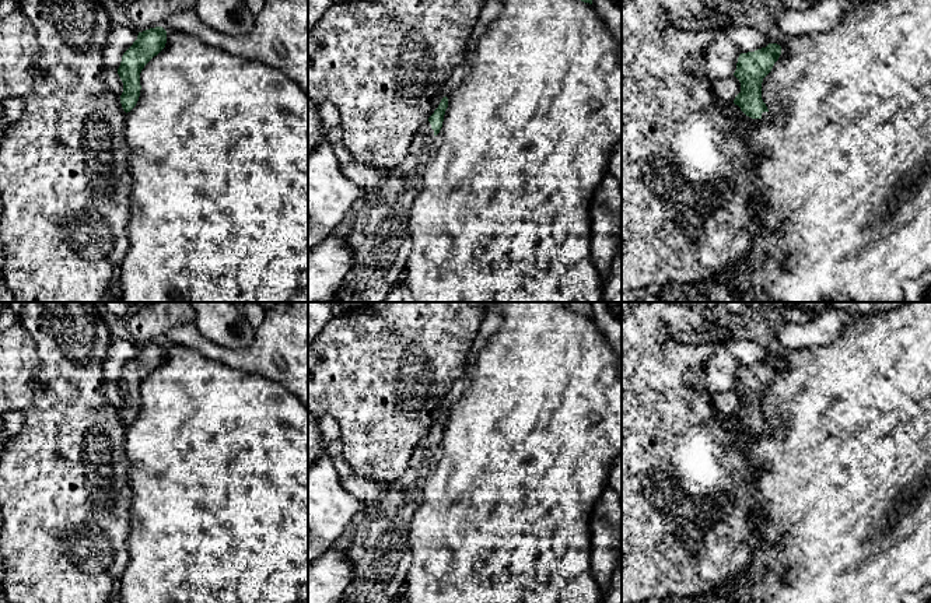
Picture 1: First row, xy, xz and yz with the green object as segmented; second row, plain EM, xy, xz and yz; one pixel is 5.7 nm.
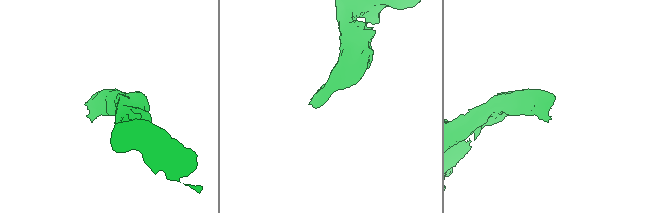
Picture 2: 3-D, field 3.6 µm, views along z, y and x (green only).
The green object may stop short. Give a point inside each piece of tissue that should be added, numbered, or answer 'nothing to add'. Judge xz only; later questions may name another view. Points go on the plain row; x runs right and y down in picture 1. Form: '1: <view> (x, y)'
1: xz (377, 546)

